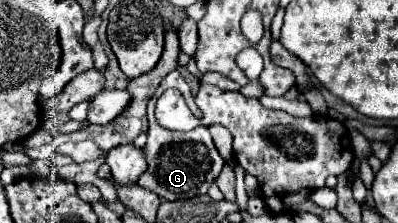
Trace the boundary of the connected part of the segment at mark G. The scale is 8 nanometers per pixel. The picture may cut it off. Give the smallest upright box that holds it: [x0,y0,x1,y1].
[138,71,224,201]

